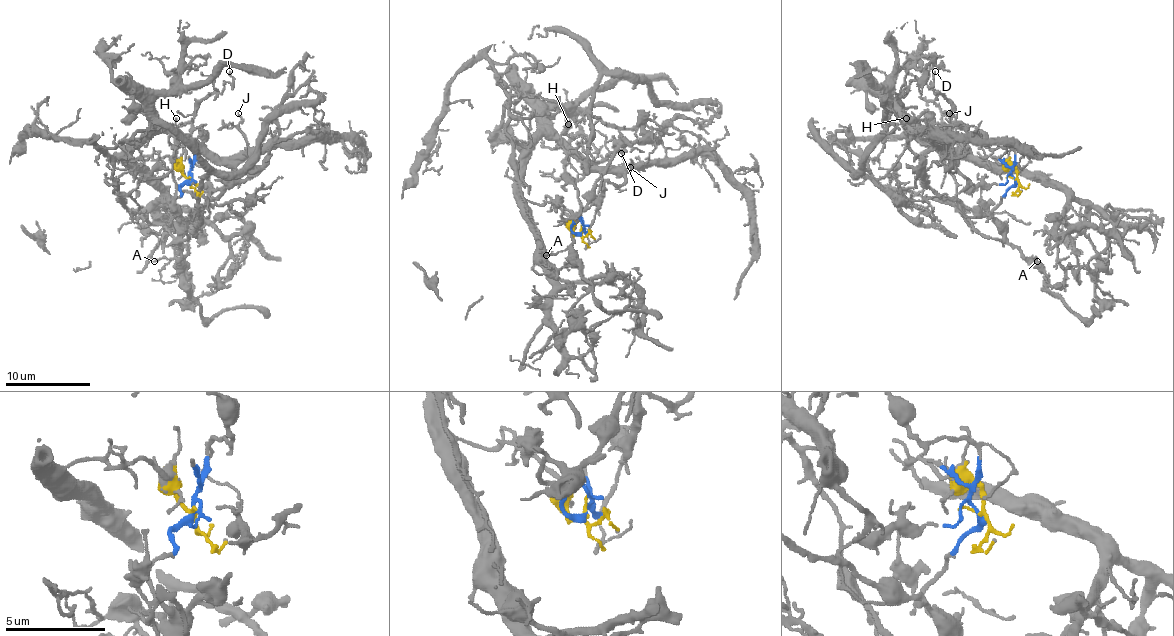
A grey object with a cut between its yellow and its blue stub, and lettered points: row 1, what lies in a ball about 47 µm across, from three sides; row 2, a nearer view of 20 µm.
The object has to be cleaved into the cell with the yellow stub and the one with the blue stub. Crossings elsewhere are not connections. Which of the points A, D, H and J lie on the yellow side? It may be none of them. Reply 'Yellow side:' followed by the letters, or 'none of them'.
Yellow side: D, J

